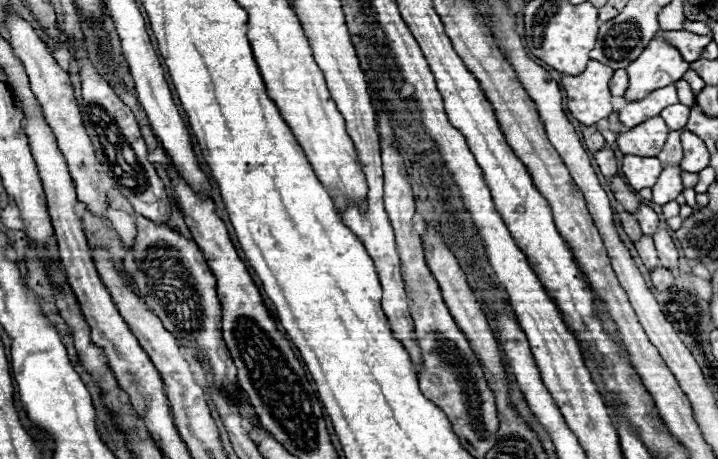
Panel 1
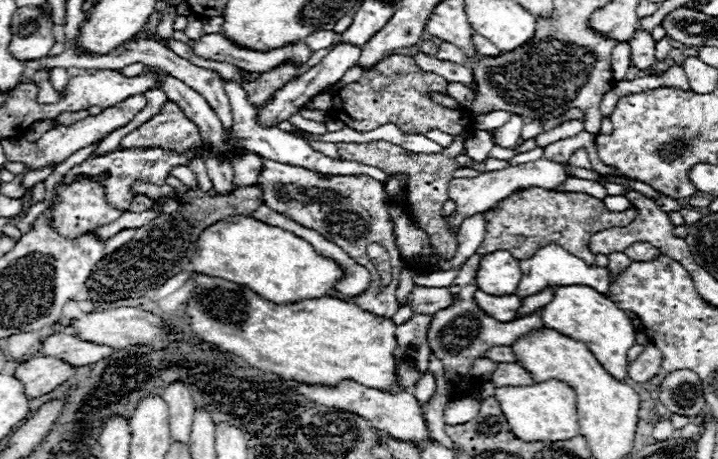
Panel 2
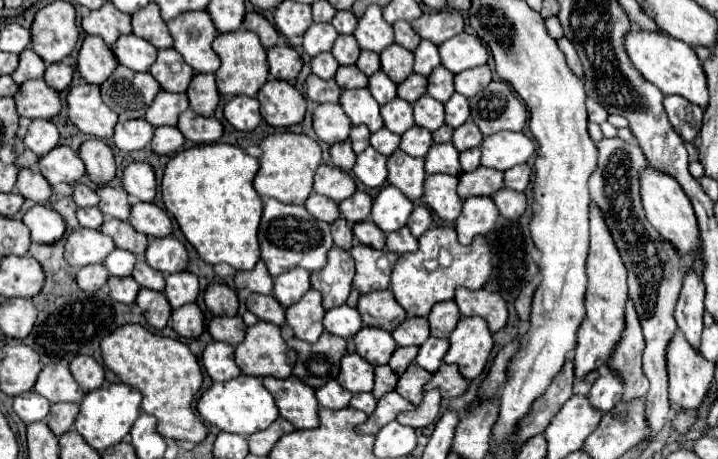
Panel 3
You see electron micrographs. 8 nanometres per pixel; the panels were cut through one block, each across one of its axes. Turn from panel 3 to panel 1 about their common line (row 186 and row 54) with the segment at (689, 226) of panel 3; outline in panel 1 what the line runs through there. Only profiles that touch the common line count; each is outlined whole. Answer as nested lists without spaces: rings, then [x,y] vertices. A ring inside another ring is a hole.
[[[652,38],[644,52],[626,68],[630,86],[624,98],[640,100],[656,88],[664,88],[664,84],[682,80],[688,68],[690,64],[682,60],[682,54],[672,44],[662,38]]]

